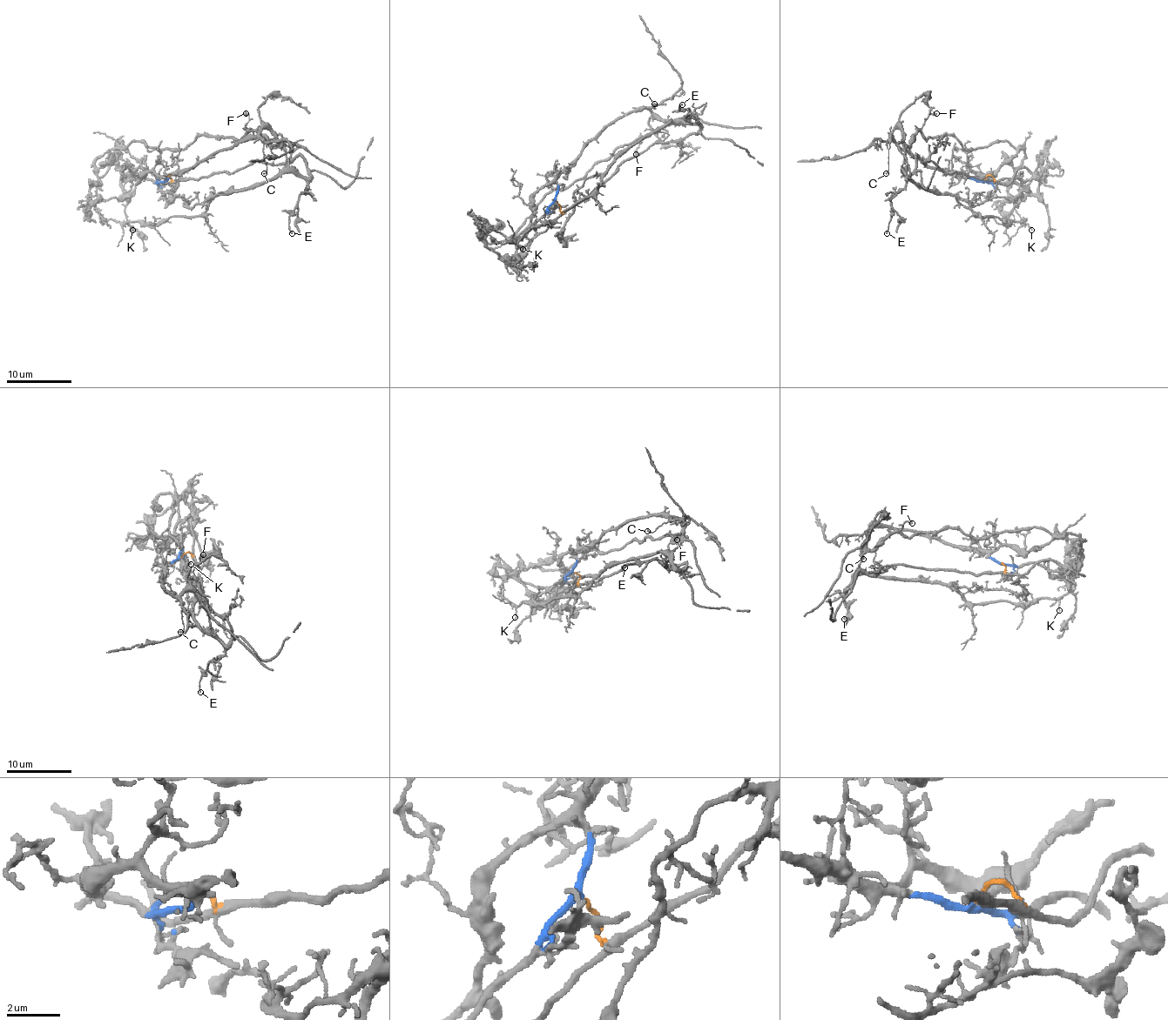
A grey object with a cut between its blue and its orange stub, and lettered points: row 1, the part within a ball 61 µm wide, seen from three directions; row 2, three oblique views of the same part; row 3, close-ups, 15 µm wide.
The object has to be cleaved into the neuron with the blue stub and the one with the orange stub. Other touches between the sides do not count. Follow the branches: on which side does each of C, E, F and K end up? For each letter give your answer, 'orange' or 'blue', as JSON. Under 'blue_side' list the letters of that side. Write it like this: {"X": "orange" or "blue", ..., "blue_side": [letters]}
{"C": "blue", "E": "orange", "F": "blue", "K": "orange", "blue_side": ["C", "F"]}

